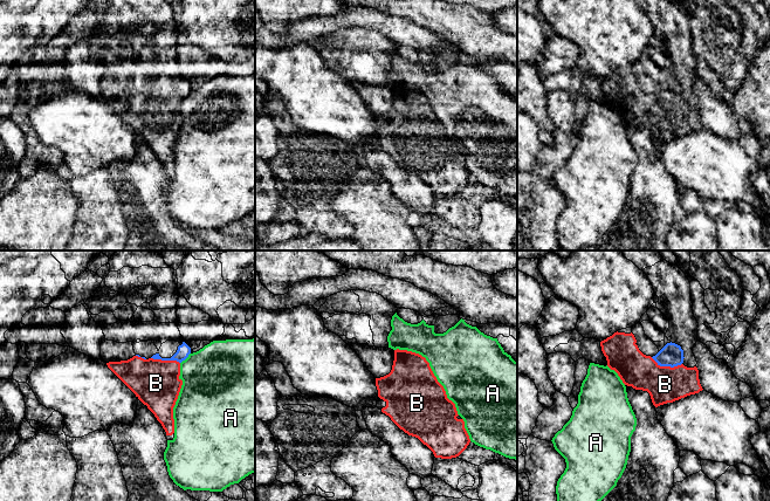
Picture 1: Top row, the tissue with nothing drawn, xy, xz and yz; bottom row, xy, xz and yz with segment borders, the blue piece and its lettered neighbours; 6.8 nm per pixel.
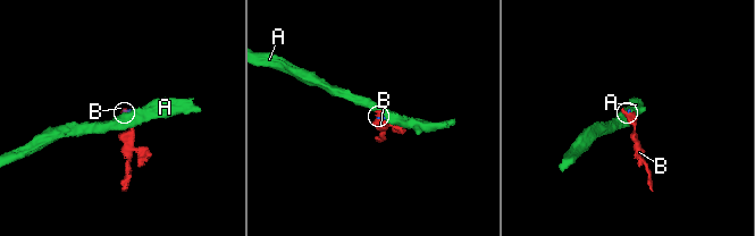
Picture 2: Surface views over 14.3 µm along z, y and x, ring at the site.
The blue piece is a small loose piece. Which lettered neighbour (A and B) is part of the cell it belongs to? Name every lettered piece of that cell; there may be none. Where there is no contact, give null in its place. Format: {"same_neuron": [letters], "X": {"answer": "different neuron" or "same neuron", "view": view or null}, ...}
{"same_neuron": ["B"], "A": {"answer": "different neuron", "view": "xy"}, "B": {"answer": "same neuron", "view": "yz"}}

